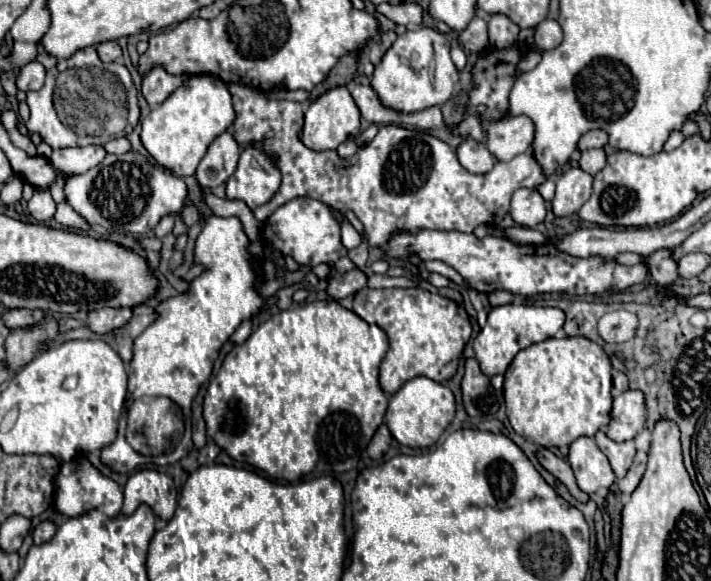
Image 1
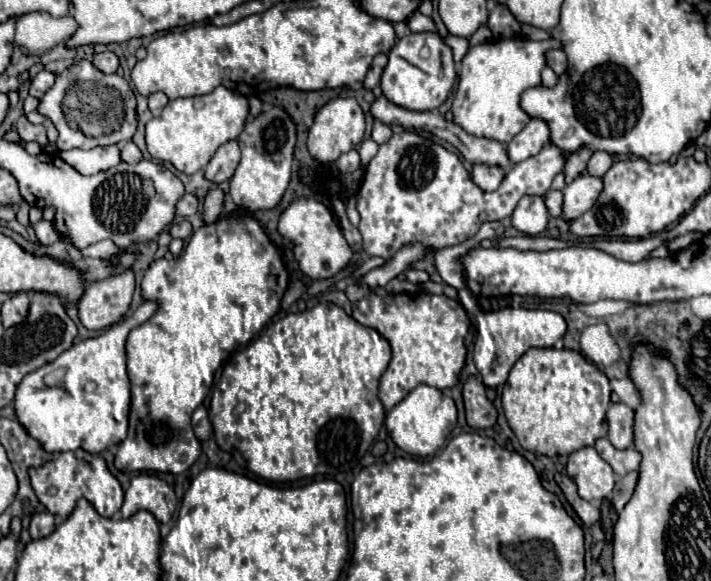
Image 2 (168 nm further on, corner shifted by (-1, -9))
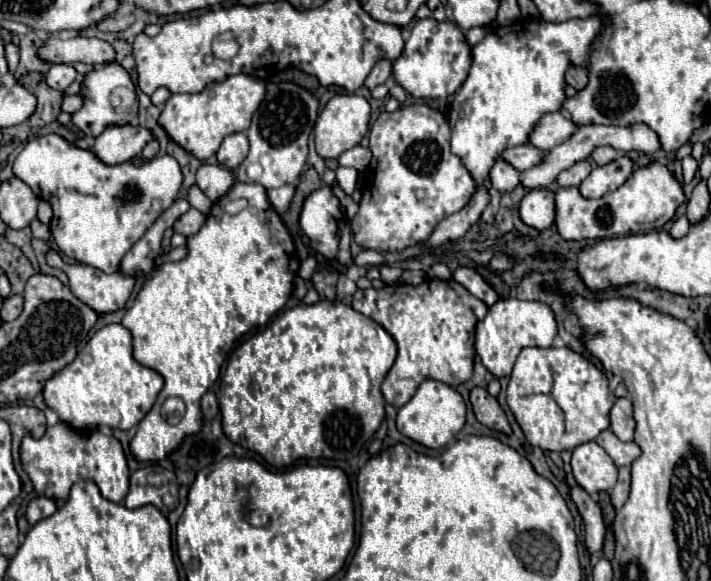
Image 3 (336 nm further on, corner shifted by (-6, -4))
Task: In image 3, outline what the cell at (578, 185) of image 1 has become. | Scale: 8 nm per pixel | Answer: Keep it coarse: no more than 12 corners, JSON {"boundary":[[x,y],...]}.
{"boundary":[[618,155],[594,167],[578,191],[600,199],[618,189],[632,173],[632,161]]}

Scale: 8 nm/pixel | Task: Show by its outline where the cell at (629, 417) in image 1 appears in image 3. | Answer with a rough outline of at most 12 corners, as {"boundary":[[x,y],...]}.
{"boundary":[[616,399],[610,409],[612,431],[620,441],[632,441],[632,401]]}

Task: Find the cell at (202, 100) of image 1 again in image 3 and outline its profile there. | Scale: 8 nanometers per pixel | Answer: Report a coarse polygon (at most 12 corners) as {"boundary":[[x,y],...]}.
{"boundary":[[232,75],[172,95],[158,123],[206,161],[246,131],[264,83]]}

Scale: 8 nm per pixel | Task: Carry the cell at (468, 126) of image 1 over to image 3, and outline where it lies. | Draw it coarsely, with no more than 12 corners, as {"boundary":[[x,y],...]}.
{"boundary":[[532,145],[506,147],[500,159],[516,171],[538,165],[544,151]]}

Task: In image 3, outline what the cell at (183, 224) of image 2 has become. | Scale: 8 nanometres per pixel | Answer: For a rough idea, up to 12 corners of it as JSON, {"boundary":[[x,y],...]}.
{"boundary":[[188,209],[176,223],[174,231],[184,237],[196,235],[204,215]]}

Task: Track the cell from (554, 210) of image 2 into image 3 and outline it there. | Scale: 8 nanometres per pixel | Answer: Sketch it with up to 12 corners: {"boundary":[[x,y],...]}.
{"boundary":[[668,167],[634,169],[622,187],[584,199],[554,189],[568,241],[660,229],[686,201]]}

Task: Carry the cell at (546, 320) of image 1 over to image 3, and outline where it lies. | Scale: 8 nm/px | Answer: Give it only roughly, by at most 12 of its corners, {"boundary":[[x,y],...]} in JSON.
{"boundary":[[502,299],[476,325],[476,353],[508,377],[524,347],[558,333],[542,301]]}

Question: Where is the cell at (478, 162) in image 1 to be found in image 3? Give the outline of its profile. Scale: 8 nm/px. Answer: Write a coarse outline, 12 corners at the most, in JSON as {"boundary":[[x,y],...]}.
{"boundary":[[496,161],[490,181],[500,193],[520,183],[520,173],[506,161]]}

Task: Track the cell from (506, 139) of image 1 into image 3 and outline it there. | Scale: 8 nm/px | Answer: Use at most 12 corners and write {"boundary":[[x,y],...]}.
{"boundary":[[566,113],[538,119],[528,143],[550,151],[578,127]]}

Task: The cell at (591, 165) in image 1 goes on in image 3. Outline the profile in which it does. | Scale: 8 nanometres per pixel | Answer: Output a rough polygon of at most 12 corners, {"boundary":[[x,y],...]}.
{"boundary":[[596,147],[592,161],[596,165],[608,165],[618,151],[612,147]]}

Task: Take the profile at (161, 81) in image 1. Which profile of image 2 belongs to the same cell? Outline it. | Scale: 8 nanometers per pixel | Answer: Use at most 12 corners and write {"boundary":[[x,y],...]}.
{"boundary":[[163,92],[149,96],[149,108],[153,116],[165,108],[169,98]]}

